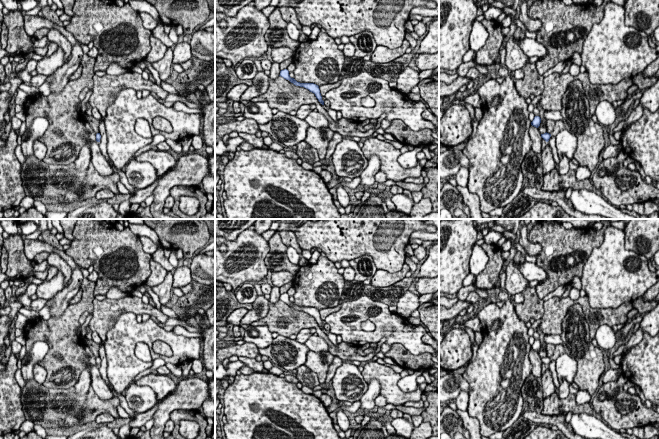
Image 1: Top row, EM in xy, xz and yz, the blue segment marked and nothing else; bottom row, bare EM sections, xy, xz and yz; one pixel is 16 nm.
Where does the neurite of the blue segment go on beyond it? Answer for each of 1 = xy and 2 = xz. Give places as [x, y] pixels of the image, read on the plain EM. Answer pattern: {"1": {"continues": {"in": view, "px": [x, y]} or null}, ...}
{"1": {"continues": null}, "2": {"continues": null}}

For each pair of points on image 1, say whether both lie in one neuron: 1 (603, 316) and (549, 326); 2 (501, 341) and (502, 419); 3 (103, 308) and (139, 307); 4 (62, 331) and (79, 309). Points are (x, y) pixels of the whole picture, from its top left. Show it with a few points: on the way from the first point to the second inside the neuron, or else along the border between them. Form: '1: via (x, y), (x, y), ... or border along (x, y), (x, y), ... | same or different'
1: via (588, 309), (581, 302), (568, 302), (559, 311) | same
2: via (490, 362), (487, 367), (487, 403) | same
3: via (112, 308), (130, 307) | same
4: via (66, 326), (74, 314) | same

